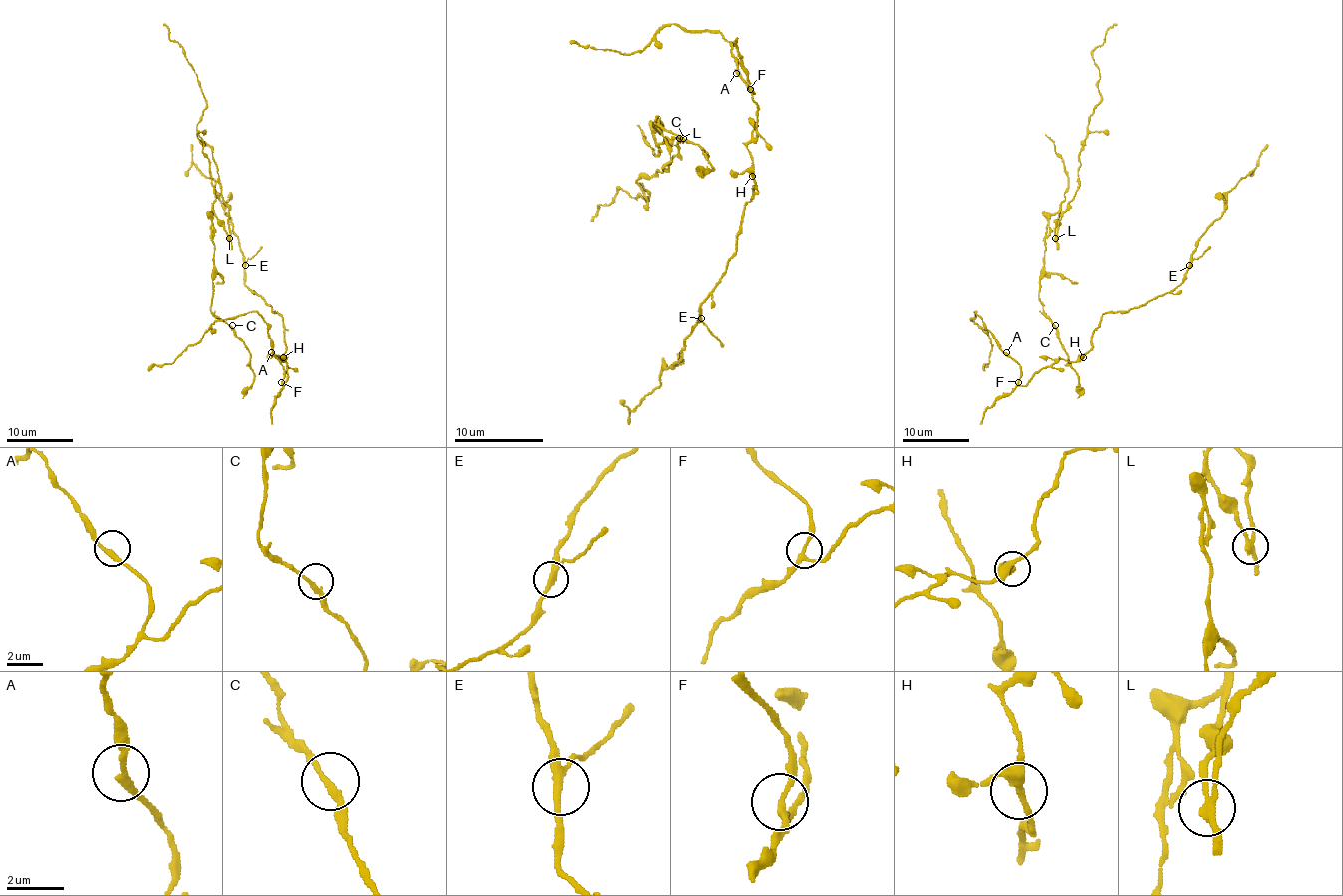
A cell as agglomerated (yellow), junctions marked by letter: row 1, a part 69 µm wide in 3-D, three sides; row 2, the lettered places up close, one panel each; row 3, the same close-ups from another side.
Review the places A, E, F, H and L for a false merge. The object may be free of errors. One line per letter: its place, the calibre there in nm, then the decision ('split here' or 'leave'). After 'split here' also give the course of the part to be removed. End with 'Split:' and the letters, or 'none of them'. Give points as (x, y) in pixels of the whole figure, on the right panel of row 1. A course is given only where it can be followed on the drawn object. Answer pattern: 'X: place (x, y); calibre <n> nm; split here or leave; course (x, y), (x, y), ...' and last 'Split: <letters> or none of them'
A: place (1006, 352); calibre 260 nm; leave
E: place (1189, 265); calibre 240 nm; leave
F: place (1018, 382); calibre 180 nm; leave
H: place (1083, 357); calibre 320 nm; leave
L: place (1055, 238); calibre 220 nm; split here; course (1055, 239), (1056, 214), (1046, 227), (1038, 300), (1076, 373), (1078, 398)
Split: L

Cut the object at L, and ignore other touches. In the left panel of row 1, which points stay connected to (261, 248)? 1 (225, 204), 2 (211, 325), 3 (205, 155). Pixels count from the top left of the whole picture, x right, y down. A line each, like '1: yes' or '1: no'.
1: yes
2: yes
3: no

